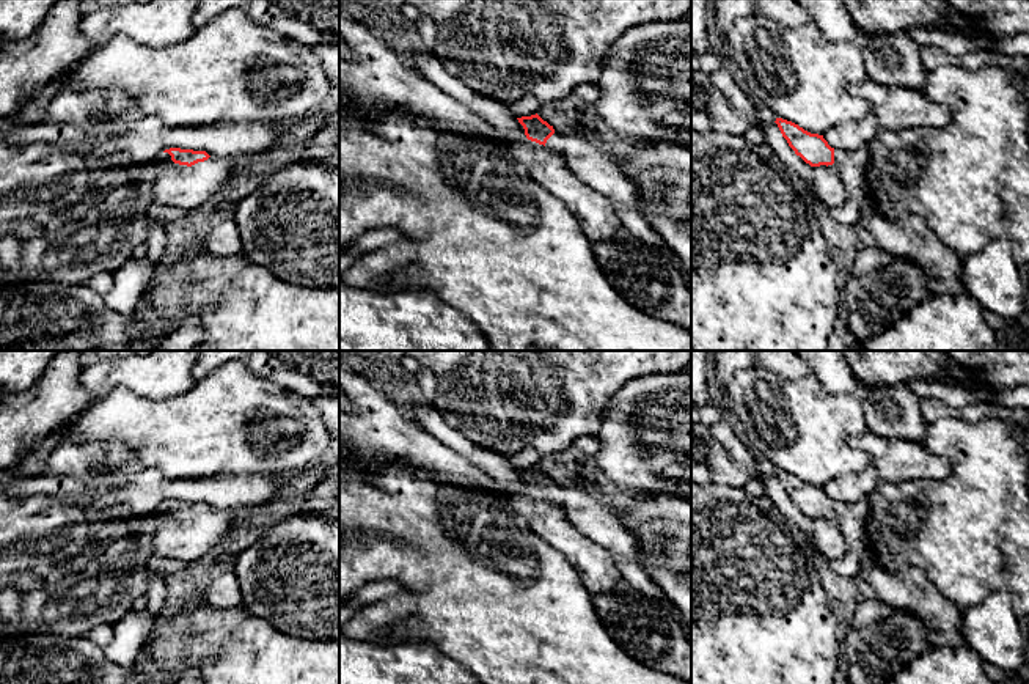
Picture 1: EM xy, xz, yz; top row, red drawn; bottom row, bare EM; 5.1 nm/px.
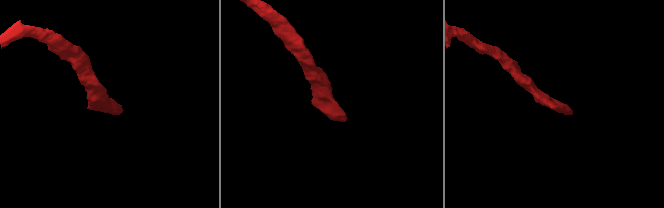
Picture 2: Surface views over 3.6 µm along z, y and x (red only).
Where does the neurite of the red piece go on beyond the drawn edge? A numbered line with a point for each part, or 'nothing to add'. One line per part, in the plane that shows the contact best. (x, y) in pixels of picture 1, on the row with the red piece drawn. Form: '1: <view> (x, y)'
1: xz (596, 214)

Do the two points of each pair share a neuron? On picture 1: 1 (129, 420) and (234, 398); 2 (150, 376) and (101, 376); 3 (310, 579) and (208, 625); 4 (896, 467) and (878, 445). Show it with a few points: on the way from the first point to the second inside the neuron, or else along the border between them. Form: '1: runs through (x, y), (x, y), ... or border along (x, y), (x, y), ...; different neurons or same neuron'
1: runs through (156, 420), (208, 420); same neuron
2: runs through (137, 376), (113, 376); same neuron
3: border along (241, 604), (259, 614), (275, 629); different neurons
4: runs through (893, 463), (880, 450); same neuron

